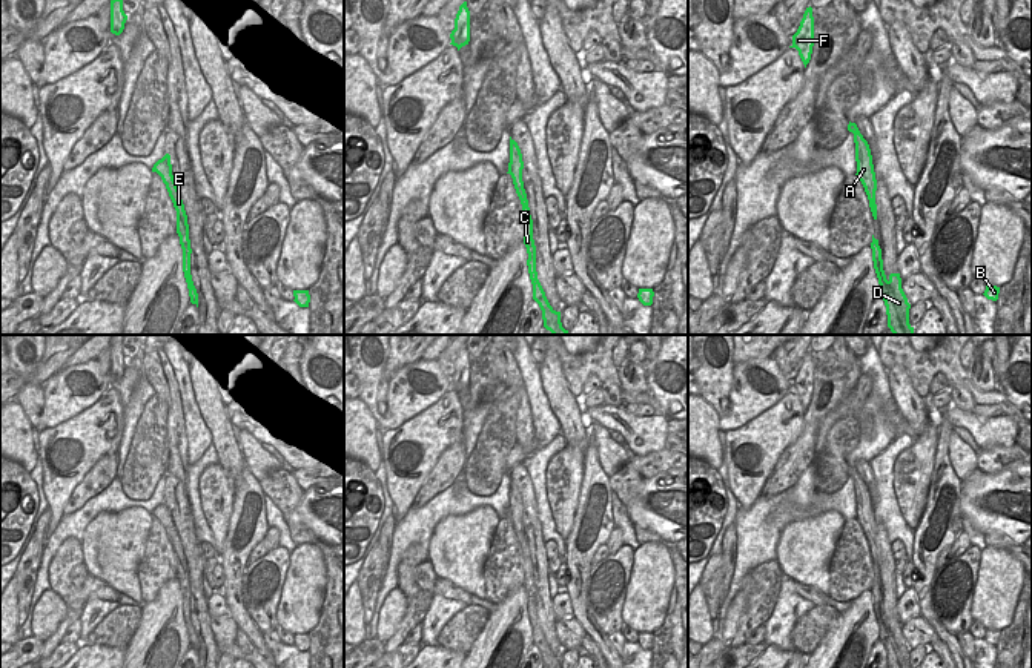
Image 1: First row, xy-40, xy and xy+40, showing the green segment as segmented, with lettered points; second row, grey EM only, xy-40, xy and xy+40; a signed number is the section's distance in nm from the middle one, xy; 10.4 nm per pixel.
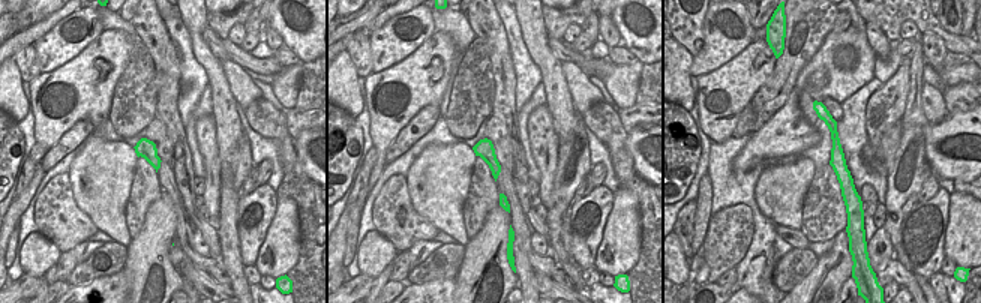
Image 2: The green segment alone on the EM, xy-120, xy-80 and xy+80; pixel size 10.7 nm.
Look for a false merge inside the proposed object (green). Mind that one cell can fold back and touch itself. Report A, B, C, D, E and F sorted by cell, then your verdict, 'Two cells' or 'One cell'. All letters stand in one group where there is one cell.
Groups: A B D F / C E. Two cells

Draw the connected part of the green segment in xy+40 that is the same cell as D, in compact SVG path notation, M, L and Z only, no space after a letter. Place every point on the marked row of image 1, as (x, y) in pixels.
M883 260L874 261L874 269L878 278L878 296L885 301L888 327L894 335L914 335L914 327L909 324L911 304L901 289L900 273L885 275Z

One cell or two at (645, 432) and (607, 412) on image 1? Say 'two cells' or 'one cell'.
one cell

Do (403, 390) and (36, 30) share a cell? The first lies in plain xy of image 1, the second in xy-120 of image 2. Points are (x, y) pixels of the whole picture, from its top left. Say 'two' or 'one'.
two

